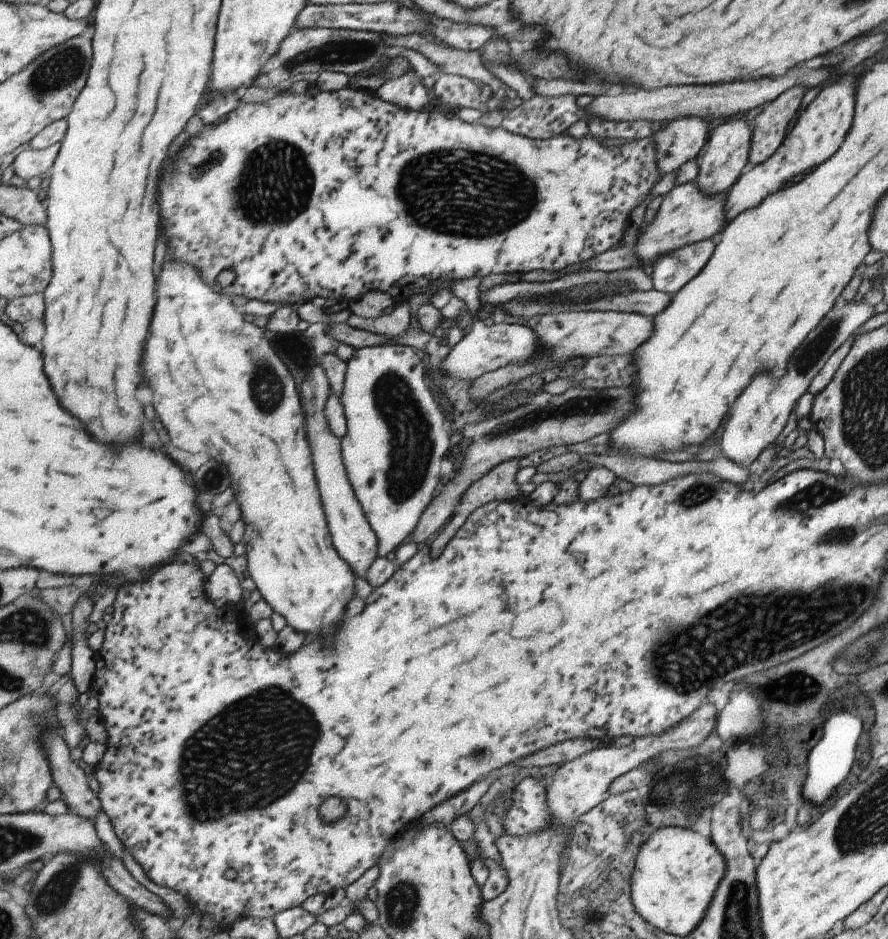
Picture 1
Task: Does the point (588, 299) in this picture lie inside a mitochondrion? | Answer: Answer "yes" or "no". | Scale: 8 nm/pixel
no

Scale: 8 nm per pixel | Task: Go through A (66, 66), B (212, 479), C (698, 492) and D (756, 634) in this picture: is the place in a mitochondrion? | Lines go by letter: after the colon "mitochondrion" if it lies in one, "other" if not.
A: mitochondrion
B: mitochondrion
C: mitochondrion
D: mitochondrion

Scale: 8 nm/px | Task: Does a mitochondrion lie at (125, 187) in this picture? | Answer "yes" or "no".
no

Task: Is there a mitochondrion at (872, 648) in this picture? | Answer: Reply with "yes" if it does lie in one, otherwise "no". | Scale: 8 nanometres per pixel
yes

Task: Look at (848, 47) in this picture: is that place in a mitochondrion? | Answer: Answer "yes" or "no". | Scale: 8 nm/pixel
no

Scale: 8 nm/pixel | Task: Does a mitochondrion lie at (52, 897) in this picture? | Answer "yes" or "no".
yes

